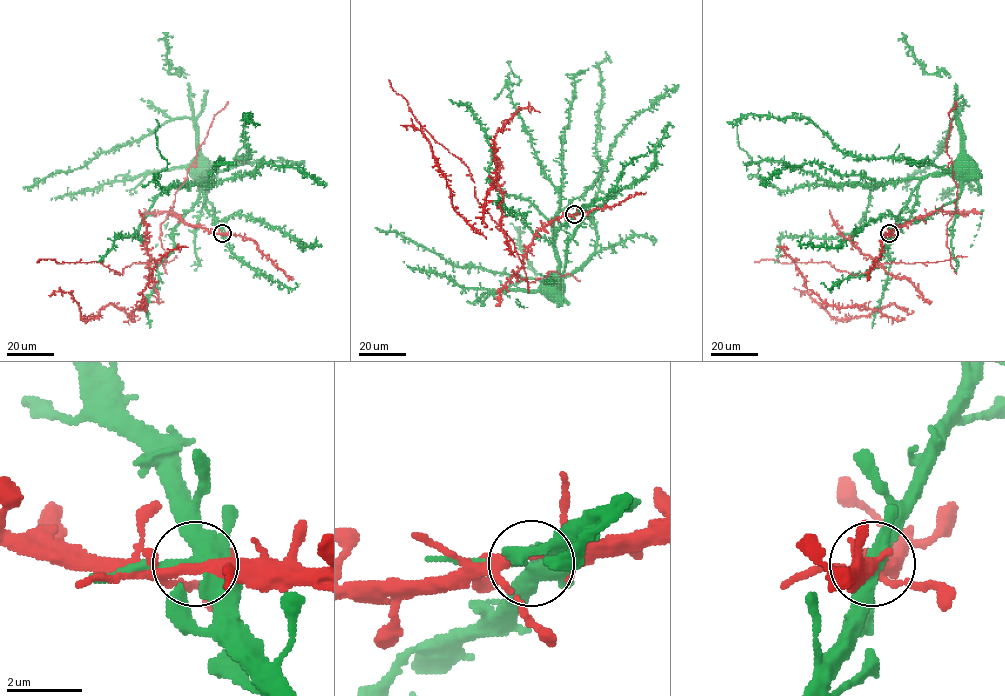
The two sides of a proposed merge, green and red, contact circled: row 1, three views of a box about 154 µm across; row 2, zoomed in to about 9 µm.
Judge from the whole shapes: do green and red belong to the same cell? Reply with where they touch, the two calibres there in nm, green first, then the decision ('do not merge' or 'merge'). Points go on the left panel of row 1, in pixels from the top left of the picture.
place (222, 233); calibres 380 and 240 nm; do not merge

